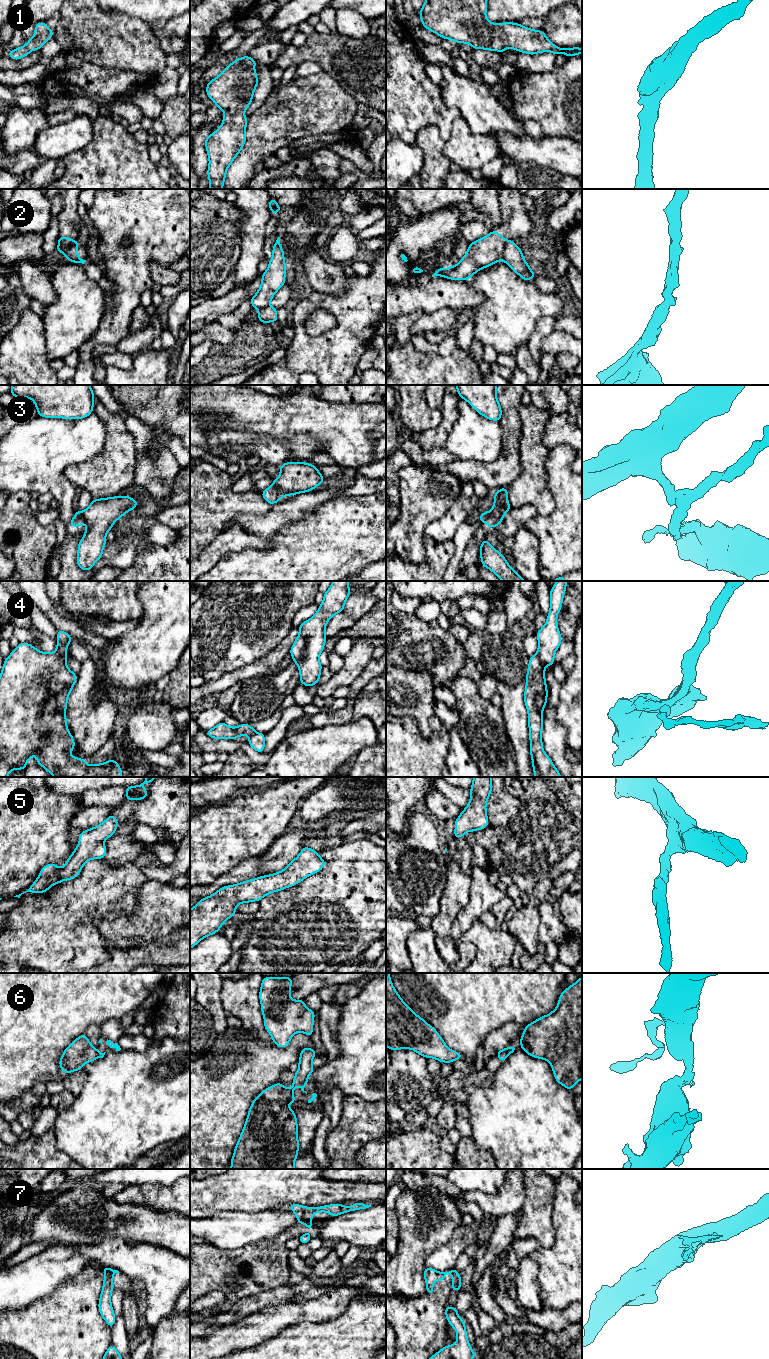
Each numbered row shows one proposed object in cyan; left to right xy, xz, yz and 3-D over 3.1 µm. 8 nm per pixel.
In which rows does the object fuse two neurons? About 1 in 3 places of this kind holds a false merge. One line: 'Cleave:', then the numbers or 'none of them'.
Cleave: 2, 3, 4, 6, 7

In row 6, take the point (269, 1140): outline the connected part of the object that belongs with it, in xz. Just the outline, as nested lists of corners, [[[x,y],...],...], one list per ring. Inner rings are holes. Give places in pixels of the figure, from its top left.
[[[279,1082],[263,1090],[253,1100],[230,1169],[295,1169],[299,1142],[296,1114],[288,1107],[291,1093]]]

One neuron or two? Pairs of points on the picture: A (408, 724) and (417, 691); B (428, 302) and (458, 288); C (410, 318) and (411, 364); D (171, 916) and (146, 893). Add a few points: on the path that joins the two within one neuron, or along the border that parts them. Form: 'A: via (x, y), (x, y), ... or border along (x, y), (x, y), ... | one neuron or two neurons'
A: border along (396, 715), (412, 716), (423, 736) | two neurons
B: via (435, 297), (442, 297), (446, 293), (451, 293) | one neuron
C: border along (410, 341), (404, 344), (397, 343) | two neurons
D: via (165, 910), (152, 897) | one neuron

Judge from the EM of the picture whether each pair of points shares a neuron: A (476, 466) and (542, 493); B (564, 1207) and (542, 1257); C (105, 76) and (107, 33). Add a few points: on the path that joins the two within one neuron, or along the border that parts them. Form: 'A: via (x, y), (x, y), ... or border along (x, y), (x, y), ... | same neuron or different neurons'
A: border along (520, 458), (521, 472), (507, 487) | different neurons
B: via (564, 1221), (564, 1241), (556, 1249) | same neuron
C: border along (83, 61), (128, 71) | different neurons

